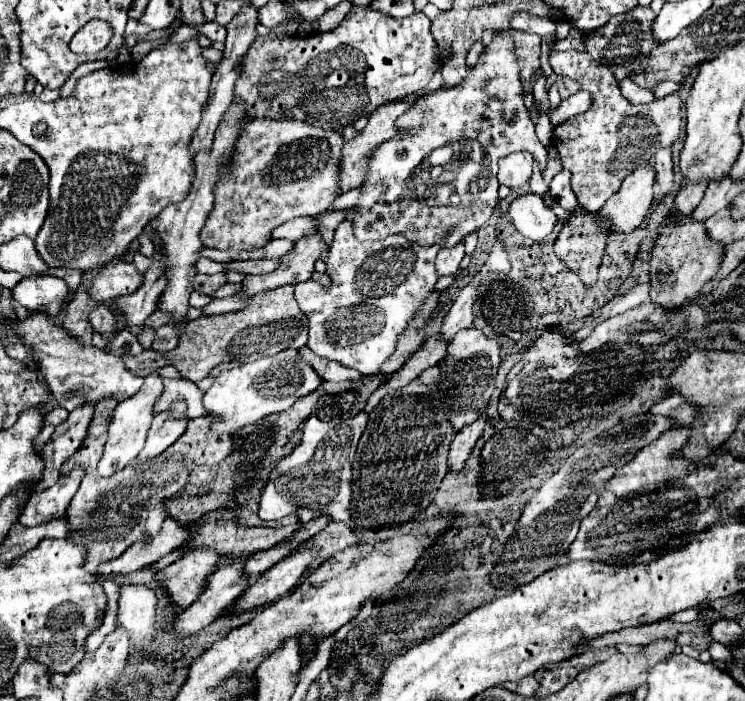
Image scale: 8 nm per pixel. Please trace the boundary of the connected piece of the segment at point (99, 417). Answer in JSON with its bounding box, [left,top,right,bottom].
[60,398,188,572]

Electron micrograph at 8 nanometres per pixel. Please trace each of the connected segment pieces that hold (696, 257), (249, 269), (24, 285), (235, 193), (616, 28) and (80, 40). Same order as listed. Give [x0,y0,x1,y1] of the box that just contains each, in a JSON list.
[[650,216,724,310],[226,258,278,274],[12,276,68,316],[200,118,344,250],[586,6,656,80],[70,20,112,54]]

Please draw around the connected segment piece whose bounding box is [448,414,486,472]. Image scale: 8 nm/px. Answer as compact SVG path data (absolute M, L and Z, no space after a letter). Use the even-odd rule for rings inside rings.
M482 414L474 424L466 426L462 432L458 432L450 444L450 454L448 454L448 466L450 472L460 472L466 466L466 460L474 448L474 444L478 442L478 438L484 432L484 424L486 424L486 414Z

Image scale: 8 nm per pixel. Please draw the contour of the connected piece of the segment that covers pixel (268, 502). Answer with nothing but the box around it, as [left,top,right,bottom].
[258,412,368,524]

